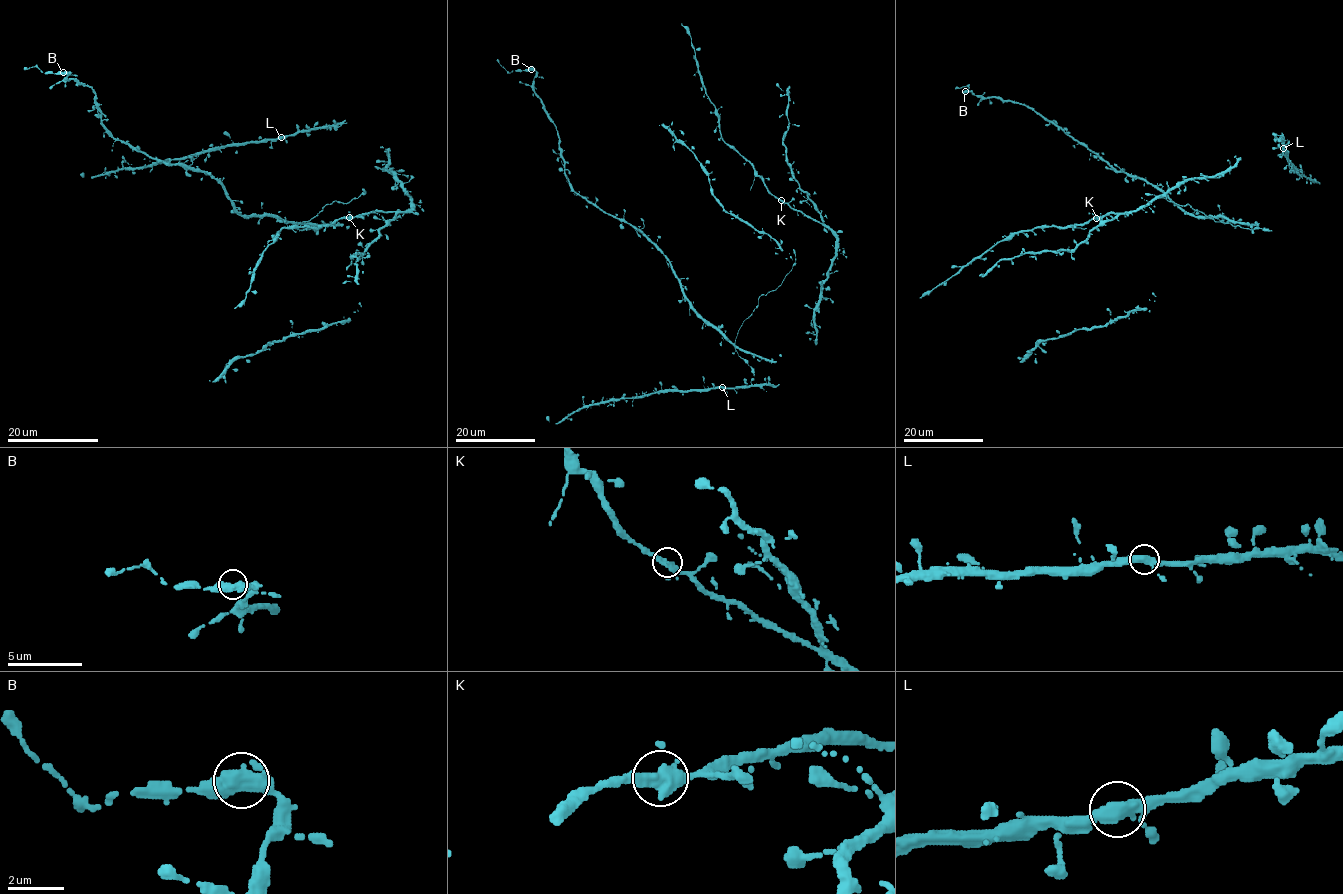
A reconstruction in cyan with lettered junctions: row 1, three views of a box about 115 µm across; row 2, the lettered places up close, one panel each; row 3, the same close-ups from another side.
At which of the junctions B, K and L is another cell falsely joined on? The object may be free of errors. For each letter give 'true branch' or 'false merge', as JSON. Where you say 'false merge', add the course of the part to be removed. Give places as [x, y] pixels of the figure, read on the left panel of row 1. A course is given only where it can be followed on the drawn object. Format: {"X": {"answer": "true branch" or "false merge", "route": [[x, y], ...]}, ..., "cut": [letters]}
{"B": {"answer": "true branch"}, "K": {"answer": "true branch"}, "L": {"answer": "true branch"}, "cut": []}

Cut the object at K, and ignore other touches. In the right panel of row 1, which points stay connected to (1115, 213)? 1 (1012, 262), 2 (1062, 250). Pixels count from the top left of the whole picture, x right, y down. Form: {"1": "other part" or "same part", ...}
{"1": "same part", "2": "same part"}

